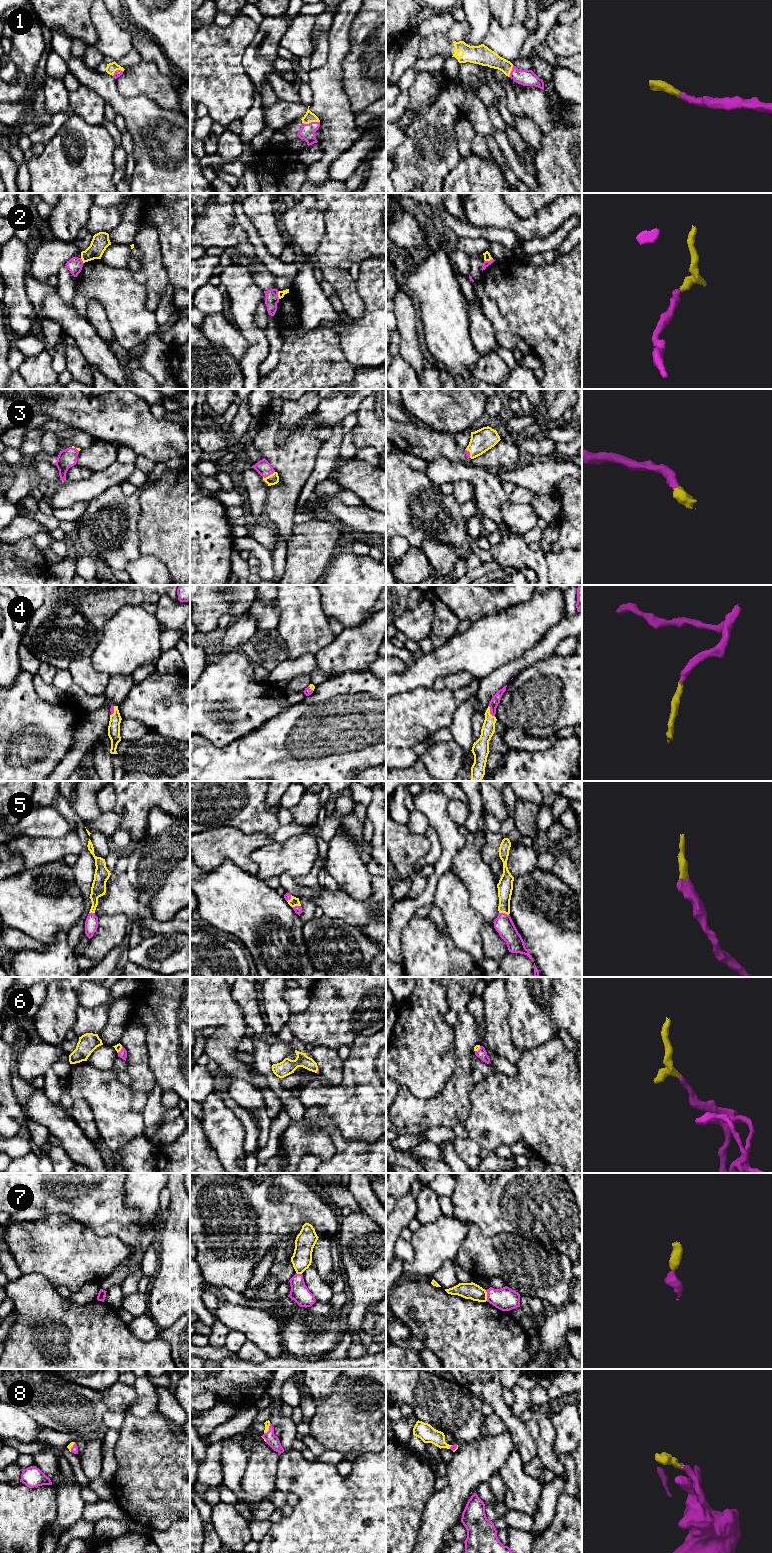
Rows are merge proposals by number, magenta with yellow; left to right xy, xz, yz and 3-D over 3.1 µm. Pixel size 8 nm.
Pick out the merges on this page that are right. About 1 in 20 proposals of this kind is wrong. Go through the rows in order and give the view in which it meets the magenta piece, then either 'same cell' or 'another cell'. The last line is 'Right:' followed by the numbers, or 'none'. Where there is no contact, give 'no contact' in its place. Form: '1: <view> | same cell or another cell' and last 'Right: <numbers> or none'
1: xz | same cell
2: yz | another cell
3: xz | same cell
4: yz | same cell
5: yz | same cell
6: xy | same cell
7: yz | same cell
8: xz | same cell
Right: 1, 3, 4, 5, 6, 7, 8

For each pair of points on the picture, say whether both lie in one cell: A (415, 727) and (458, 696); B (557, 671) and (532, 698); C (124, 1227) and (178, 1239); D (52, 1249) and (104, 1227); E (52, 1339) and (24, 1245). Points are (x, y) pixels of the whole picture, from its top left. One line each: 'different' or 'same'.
A: same
B: same
C: different
D: different
E: different

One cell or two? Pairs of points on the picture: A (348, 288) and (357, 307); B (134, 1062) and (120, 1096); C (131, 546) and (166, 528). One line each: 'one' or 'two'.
A: one
B: two
C: two

